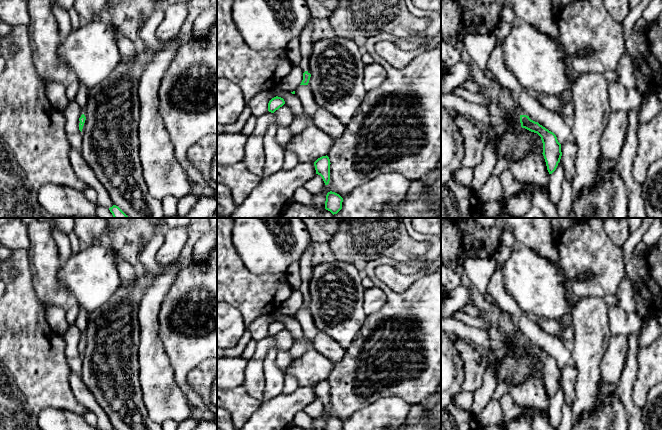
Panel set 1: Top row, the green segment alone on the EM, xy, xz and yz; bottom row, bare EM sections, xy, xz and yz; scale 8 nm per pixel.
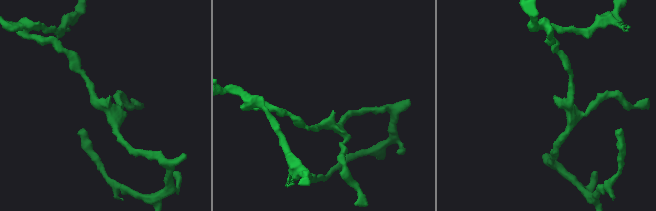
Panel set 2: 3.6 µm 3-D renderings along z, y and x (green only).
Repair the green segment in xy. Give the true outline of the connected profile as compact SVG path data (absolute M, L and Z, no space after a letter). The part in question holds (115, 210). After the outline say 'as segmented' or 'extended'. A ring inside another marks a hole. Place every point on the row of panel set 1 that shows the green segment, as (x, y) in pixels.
M113 205L109 208L114 218L129 218L118 206Z | as segmented

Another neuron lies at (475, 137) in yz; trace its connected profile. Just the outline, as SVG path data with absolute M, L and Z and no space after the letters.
M459 114L455 118L464 142L462 167L474 168L483 158L483 152L488 144L488 133L480 124L468 116Z

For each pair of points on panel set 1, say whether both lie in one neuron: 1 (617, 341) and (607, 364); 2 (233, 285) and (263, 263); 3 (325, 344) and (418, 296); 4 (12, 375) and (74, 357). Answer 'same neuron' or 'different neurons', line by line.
1: same neuron
2: different neurons
3: different neurons
4: different neurons

